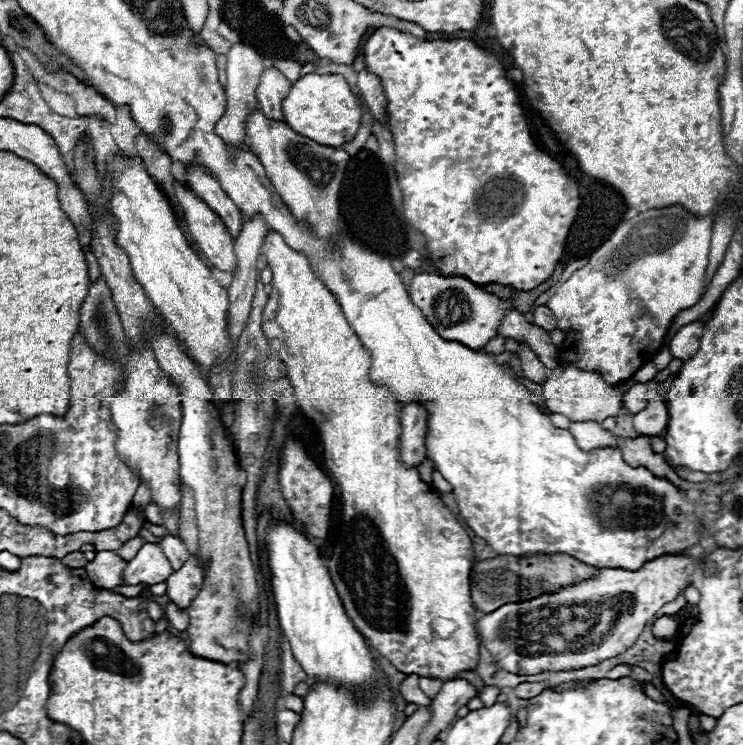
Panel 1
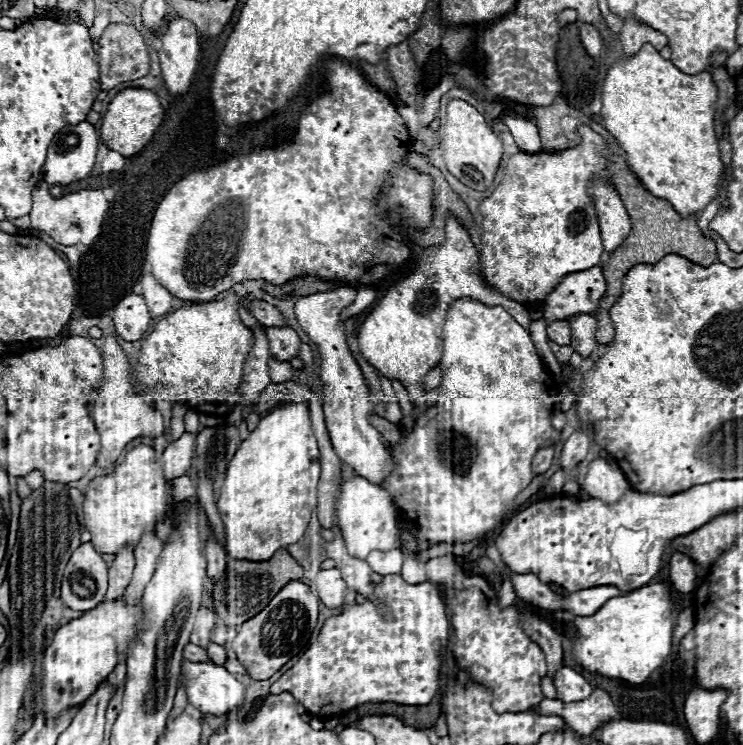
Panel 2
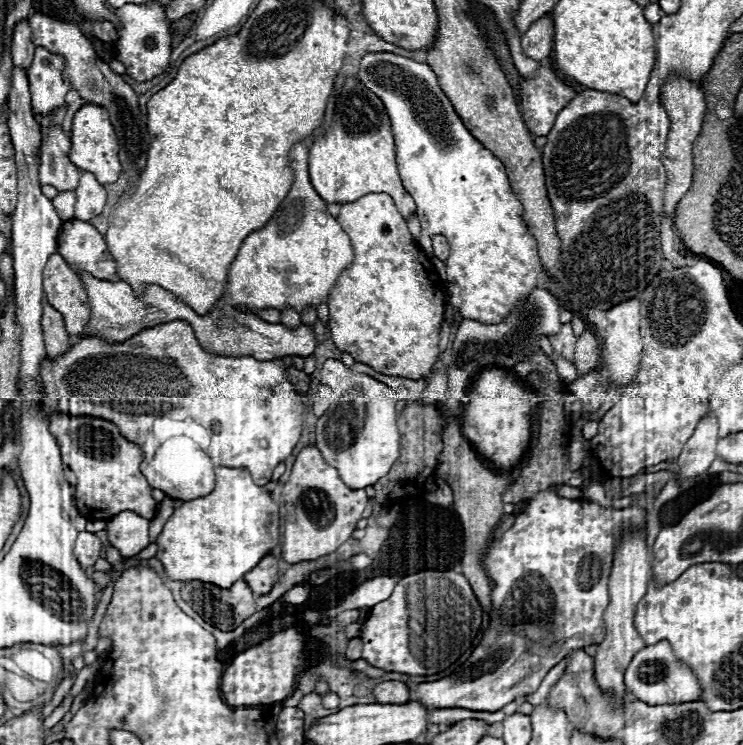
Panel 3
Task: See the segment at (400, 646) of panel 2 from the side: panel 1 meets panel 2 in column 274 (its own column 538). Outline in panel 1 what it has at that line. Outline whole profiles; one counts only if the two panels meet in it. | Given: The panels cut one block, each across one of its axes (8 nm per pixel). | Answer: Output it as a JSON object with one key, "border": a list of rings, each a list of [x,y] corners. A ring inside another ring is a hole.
{"border":[[[534,682],[534,684],[518,684],[516,688],[516,696],[518,698],[524,698],[524,700],[528,700],[528,698],[534,698],[534,696],[538,696],[540,692],[544,692],[544,690],[548,690],[548,684],[546,682]]]}

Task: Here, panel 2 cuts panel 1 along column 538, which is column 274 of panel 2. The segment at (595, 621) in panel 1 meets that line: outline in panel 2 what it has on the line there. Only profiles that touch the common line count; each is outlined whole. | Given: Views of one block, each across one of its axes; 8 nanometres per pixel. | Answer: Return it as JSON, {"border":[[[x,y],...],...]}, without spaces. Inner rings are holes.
{"border":[[[288,582],[270,604],[256,616],[244,622],[238,636],[232,642],[232,648],[238,656],[238,662],[248,670],[254,680],[266,680],[278,672],[290,658],[304,652],[310,644],[310,634],[316,626],[320,598],[304,582]]]}

